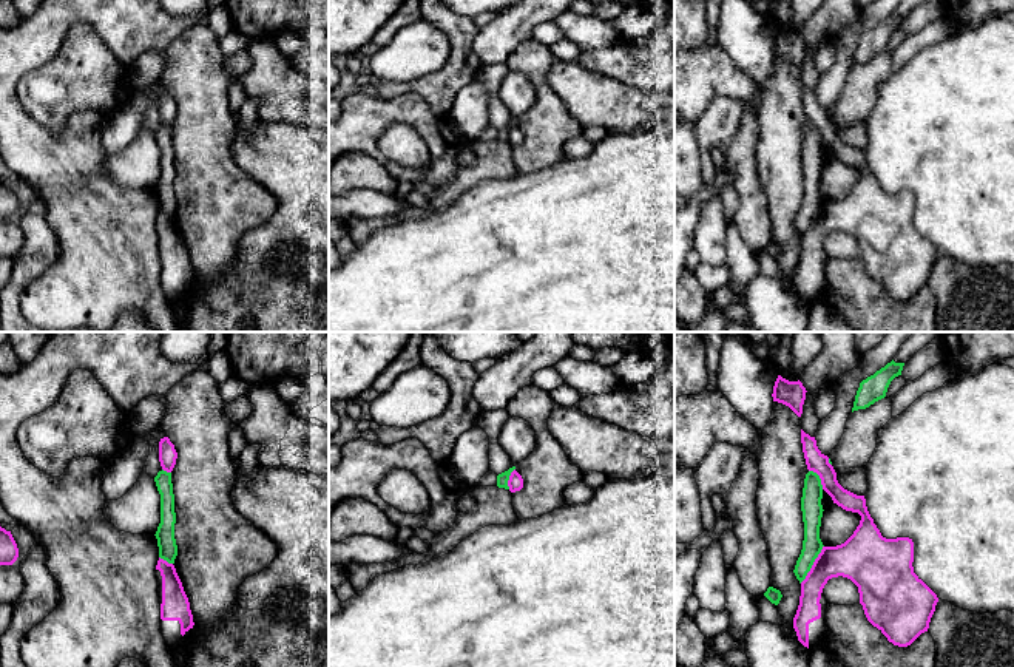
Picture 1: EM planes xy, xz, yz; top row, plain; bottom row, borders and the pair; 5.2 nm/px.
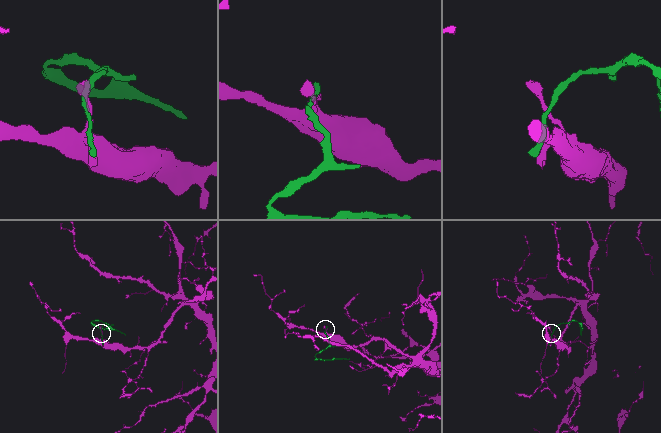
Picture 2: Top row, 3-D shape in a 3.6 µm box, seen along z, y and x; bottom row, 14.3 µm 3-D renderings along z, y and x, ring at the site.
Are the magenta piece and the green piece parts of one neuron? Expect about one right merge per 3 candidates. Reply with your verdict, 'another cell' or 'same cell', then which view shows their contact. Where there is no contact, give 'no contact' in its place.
another cell | yz

